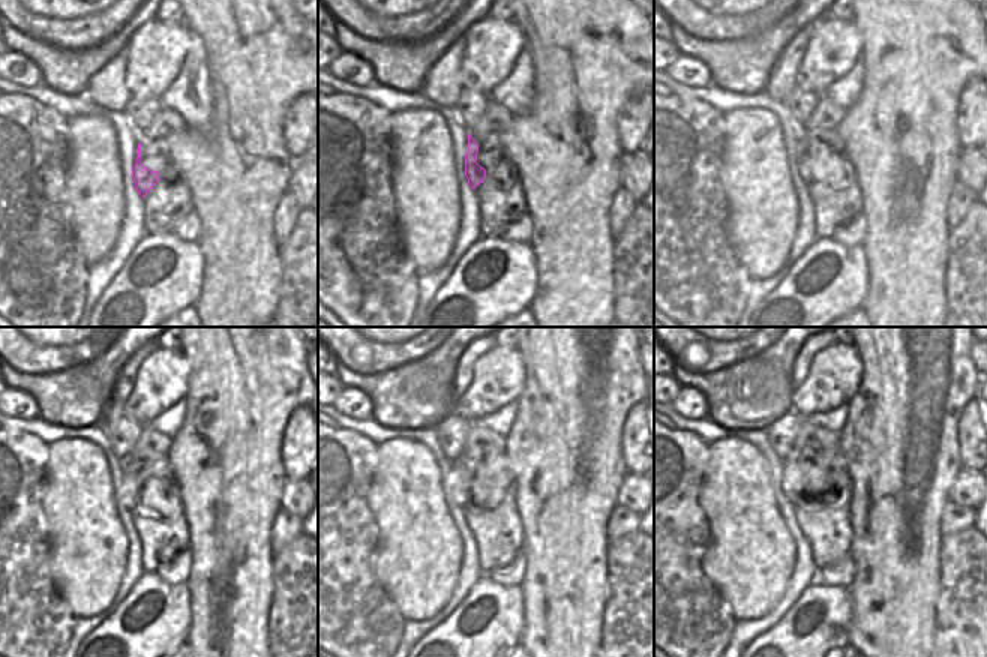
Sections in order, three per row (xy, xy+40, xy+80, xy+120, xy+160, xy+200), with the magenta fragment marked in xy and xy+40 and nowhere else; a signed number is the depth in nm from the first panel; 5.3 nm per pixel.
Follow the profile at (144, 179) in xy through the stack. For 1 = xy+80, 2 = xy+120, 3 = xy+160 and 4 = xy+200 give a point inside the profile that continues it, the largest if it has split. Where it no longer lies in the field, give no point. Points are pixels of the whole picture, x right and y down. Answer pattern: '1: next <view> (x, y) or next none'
1: next xy+80 (809, 171)
2: next xy+120 (131, 468)
3: next xy+160 (462, 468)
4: next xy+200 (794, 474)

